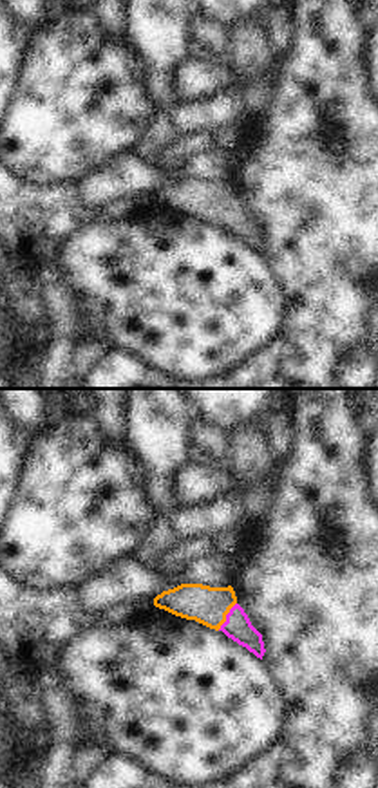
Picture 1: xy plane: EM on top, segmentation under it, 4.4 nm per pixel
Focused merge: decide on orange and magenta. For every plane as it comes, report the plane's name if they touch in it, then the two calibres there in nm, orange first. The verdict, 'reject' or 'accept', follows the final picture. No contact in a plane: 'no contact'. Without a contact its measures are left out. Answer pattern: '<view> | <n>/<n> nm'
xy | 170/120 nm

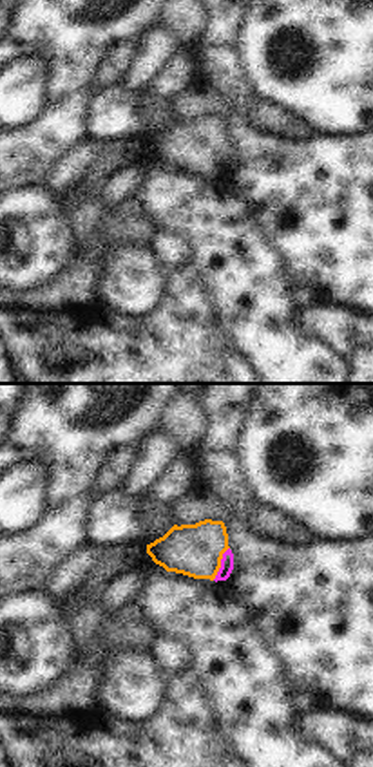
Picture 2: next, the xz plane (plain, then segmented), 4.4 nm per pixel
xz | 240/60 nm

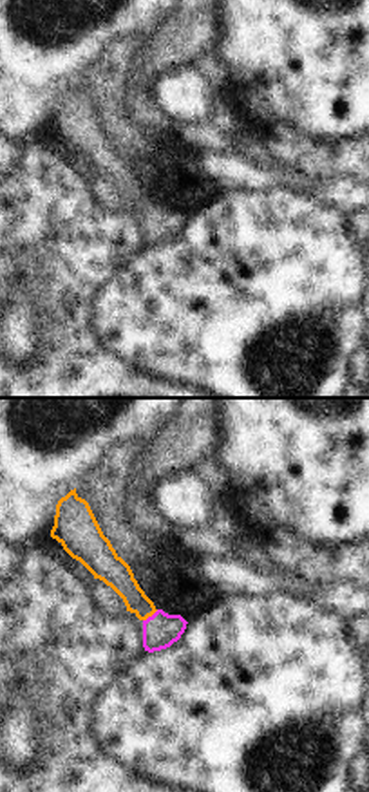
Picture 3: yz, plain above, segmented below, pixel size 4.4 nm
yz | 140/160 nm

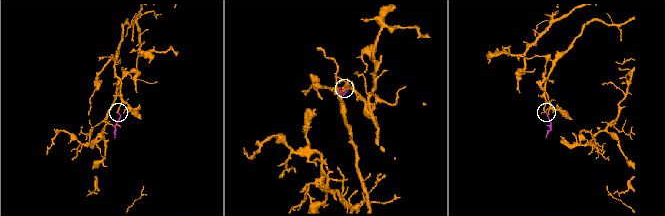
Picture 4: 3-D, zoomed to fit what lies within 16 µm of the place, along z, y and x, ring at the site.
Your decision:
accept

